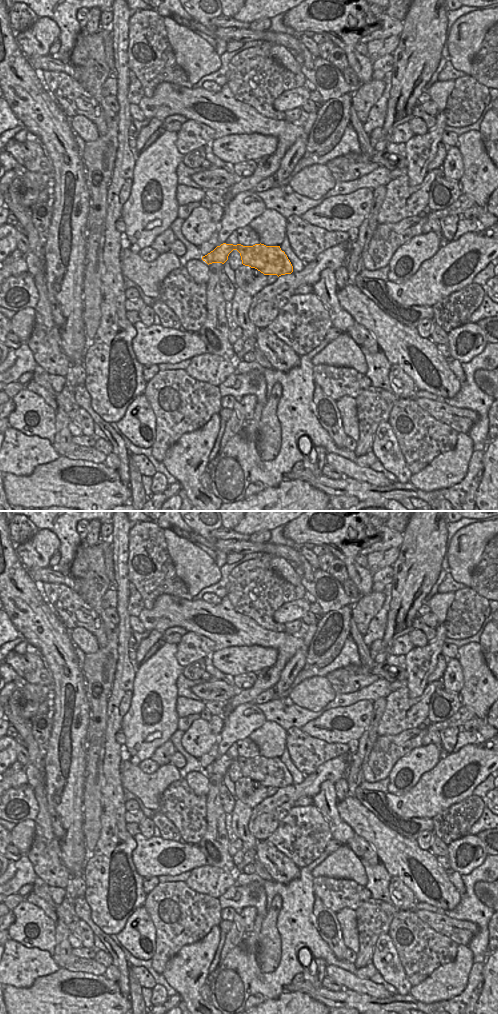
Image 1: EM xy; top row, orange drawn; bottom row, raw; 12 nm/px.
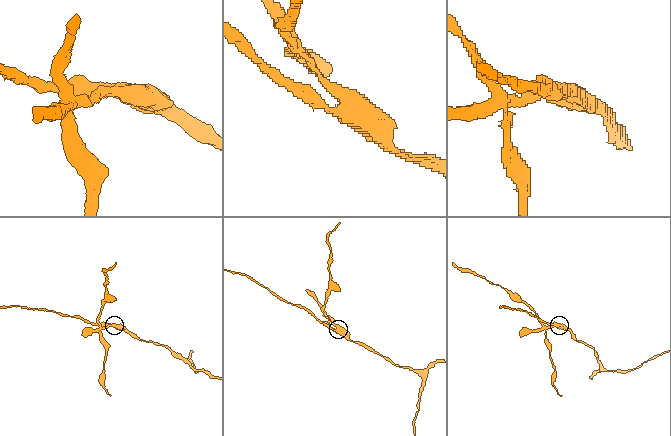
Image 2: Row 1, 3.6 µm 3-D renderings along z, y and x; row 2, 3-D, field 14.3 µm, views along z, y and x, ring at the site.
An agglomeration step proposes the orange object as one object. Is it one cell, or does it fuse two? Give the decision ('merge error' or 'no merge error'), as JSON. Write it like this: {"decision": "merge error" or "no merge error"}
{"decision": "merge error"}

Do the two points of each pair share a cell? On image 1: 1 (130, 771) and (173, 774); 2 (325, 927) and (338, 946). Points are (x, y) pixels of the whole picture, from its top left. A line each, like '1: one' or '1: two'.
1: one
2: one

